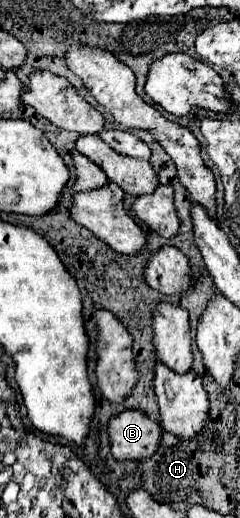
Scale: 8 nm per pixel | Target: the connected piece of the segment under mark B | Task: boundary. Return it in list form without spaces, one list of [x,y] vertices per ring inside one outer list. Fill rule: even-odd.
[[[129,409],[109,421],[109,441],[115,459],[145,461],[157,453],[163,429],[143,411]]]

